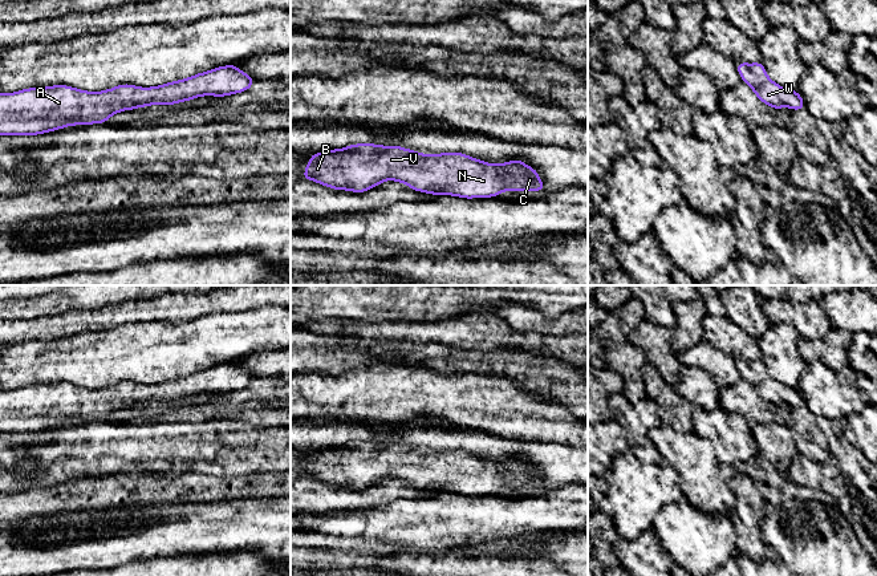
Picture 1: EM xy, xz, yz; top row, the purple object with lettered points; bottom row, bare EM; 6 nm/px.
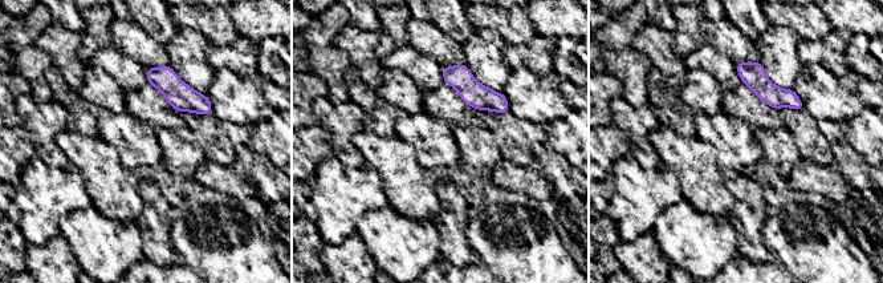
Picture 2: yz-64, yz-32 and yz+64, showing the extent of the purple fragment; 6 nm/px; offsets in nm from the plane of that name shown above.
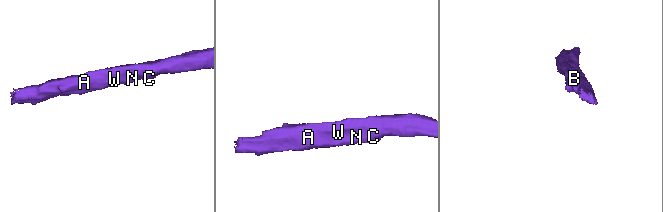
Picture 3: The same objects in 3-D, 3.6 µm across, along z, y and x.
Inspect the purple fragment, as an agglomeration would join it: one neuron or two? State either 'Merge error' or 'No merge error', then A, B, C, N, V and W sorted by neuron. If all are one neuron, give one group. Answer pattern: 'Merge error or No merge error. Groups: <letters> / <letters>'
No merge error. Groups: A B C N V W

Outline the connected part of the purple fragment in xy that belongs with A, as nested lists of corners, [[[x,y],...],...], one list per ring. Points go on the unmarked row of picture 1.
[[[234,361],[219,364],[190,376],[153,385],[118,382],[103,389],[85,389],[66,382],[23,386],[16,390],[0,390],[0,433],[36,433],[73,422],[105,421],[113,411],[149,402],[172,402],[202,393],[224,394],[245,389],[255,381],[249,372]]]

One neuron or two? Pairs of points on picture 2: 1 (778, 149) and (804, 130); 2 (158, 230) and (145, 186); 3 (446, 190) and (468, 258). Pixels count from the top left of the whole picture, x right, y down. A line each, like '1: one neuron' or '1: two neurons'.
1: two neurons
2: one neuron
3: one neuron

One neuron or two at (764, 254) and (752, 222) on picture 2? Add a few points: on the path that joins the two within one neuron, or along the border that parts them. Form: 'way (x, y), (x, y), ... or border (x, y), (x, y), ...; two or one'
way (756, 246), (752, 242), (752, 230); one

